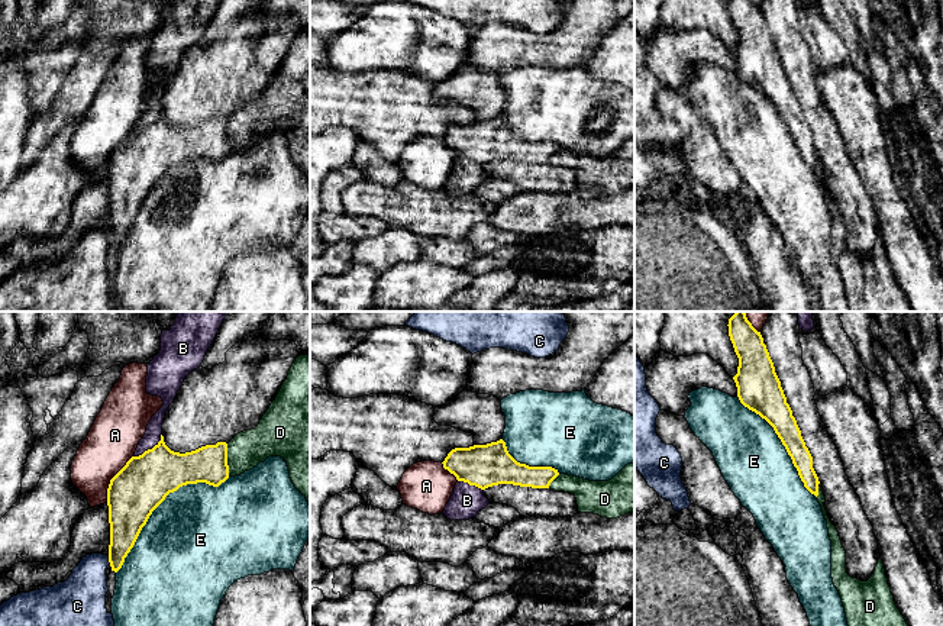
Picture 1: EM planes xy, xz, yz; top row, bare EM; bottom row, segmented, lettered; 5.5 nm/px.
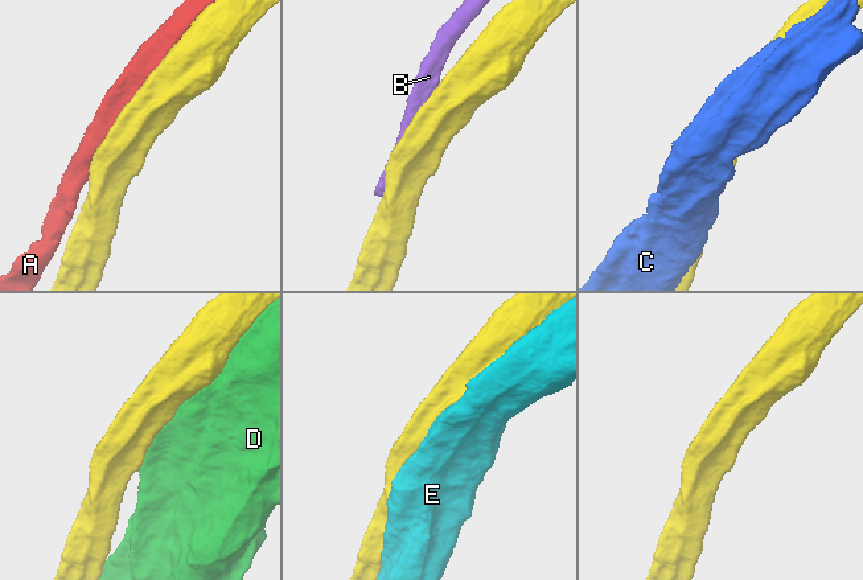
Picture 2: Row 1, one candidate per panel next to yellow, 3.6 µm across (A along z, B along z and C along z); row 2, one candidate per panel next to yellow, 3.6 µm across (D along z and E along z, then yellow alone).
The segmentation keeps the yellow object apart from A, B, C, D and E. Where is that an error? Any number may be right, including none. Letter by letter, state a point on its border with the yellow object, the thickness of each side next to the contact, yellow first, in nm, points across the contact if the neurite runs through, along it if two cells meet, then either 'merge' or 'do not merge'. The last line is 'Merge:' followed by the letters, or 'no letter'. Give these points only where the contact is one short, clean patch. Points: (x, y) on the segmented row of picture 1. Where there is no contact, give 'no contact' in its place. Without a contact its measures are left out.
A: contact xy (112, 478); calibres 300 and 280 nm; do not merge
B: contact xy (149, 449); calibres 300 and 90 nm; do not merge
C: contact xy (109, 560); calibres 200 and 260 nm; do not merge
D: contact xy (226, 460); calibres 200 and 200 nm; do not merge
E: contact xy (161, 502); calibres 300 and 500 nm; merge
Merge: E

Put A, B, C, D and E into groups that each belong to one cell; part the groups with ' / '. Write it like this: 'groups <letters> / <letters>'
groups A / B C / D / E

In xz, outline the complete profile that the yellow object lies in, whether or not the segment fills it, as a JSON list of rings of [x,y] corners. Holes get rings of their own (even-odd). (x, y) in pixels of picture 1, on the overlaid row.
[[[526,390],[501,400],[506,416],[503,438],[487,445],[455,448],[443,468],[481,490],[498,484],[549,488],[559,474],[590,481],[608,481],[634,462],[634,416],[594,403],[585,393]]]

